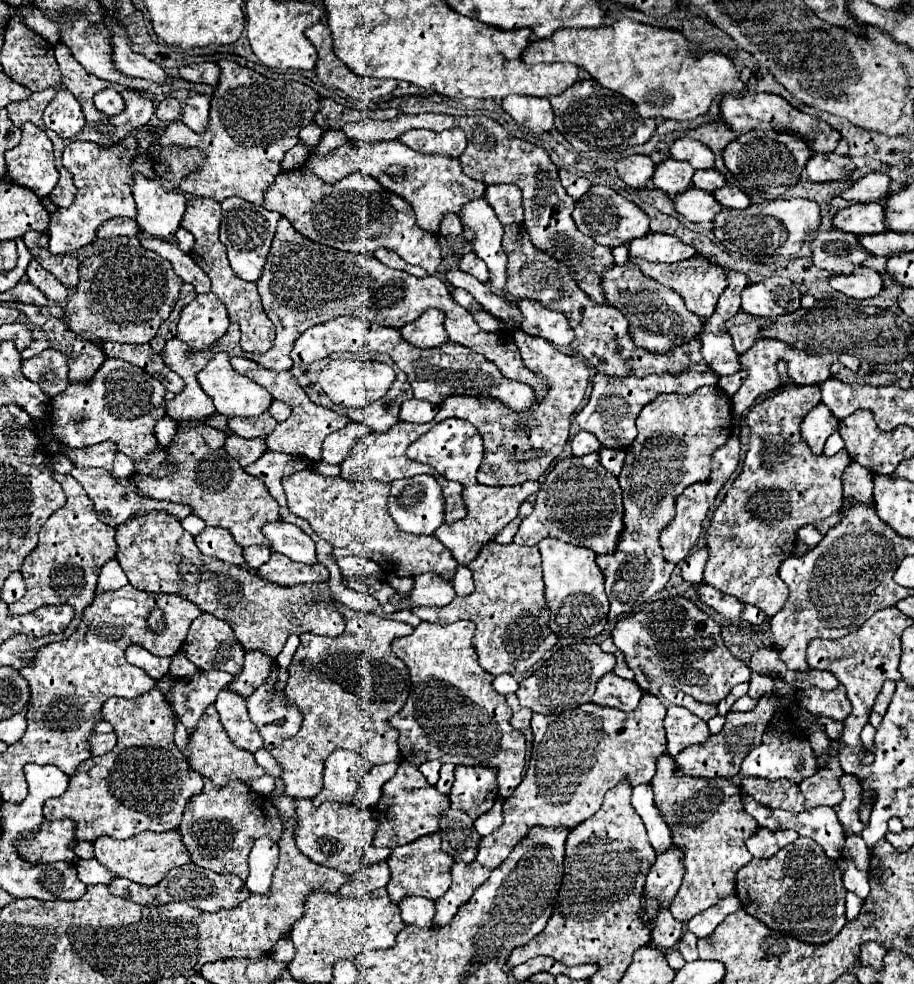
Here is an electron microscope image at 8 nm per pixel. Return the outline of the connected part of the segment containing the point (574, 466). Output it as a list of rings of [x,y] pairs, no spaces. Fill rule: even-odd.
[[[598,452],[570,456],[552,468],[538,490],[534,512],[526,516],[514,536],[518,546],[536,546],[544,538],[558,538],[574,546],[584,546],[596,554],[616,552],[618,534],[622,532],[622,488],[618,480],[602,468]]]

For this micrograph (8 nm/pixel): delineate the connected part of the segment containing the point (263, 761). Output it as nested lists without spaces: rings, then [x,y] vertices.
[[[260,748],[260,750],[258,750],[256,754],[254,754],[254,758],[256,758],[258,766],[262,766],[262,768],[266,770],[266,774],[274,776],[274,780],[276,780],[276,788],[274,788],[274,792],[282,792],[282,780],[280,780],[280,768],[278,768],[276,760],[272,758],[272,754],[270,754],[270,752],[266,752],[266,748]]]

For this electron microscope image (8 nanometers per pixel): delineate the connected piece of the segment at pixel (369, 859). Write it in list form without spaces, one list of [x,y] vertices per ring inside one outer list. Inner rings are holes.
[[[370,848],[364,858],[362,858],[362,866],[370,866],[370,864],[378,864],[378,862],[386,862],[390,856],[390,848]]]

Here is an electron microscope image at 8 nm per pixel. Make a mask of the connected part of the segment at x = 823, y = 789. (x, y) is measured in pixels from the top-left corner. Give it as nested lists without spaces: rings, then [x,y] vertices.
[[[832,742],[830,764],[826,768],[820,768],[812,778],[800,784],[800,790],[806,798],[806,810],[818,808],[818,806],[836,806],[842,802],[844,792],[838,780],[844,772],[840,768],[836,752],[838,752],[838,742]]]

